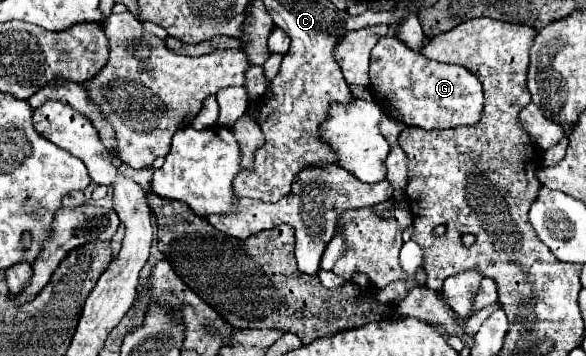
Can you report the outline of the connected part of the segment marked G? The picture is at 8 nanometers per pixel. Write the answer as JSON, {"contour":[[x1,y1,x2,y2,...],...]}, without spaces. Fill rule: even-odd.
{"contour":[[385,35,371,51,369,91,385,115,421,129,453,129,475,125,483,115,483,91,479,79,461,65,429,61,409,51,393,35]]}

